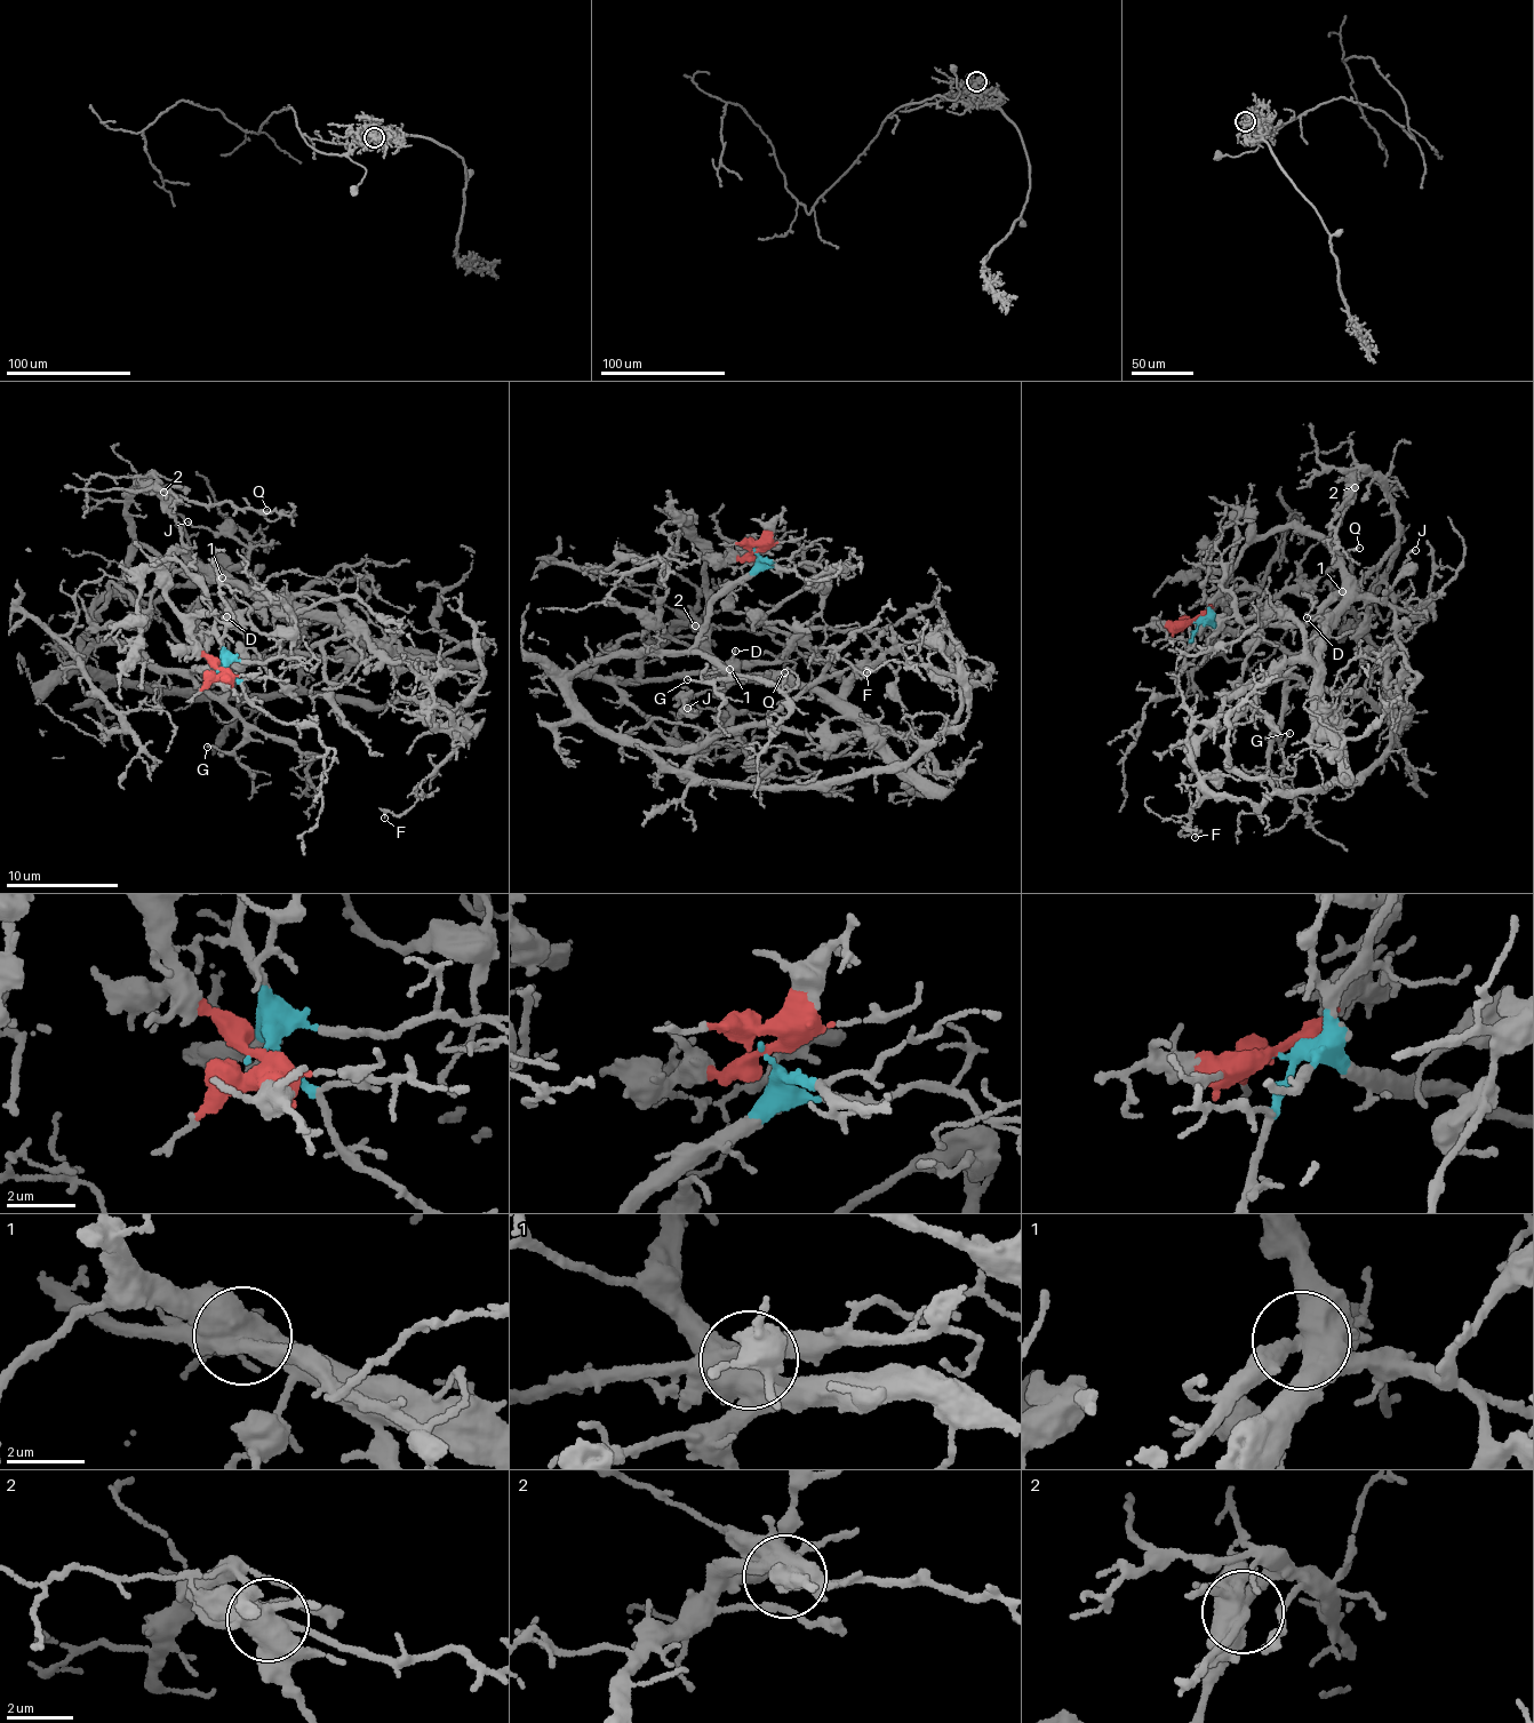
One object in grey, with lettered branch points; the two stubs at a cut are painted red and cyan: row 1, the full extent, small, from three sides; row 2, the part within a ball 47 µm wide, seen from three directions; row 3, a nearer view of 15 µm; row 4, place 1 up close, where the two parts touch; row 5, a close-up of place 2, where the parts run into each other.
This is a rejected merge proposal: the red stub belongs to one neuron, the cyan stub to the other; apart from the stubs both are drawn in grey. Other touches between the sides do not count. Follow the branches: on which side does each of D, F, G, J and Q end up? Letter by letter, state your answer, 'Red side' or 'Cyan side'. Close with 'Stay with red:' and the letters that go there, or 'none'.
D: Red side
F: Cyan side
G: Cyan side
J: Red side
Q: Cyan side
Stay with red: D, J

